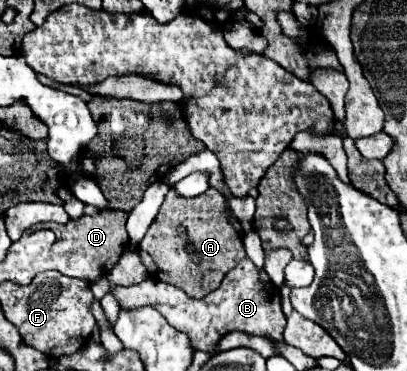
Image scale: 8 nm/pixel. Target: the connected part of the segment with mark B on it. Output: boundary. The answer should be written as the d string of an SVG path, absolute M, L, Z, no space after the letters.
M246 257L236 265L222 281L222 285L202 299L192 299L178 287L164 281L142 281L132 287L112 287L121 309L138 309L140 307L158 307L158 311L179 331L187 334L190 347L194 351L206 351L210 355L220 353L218 341L232 331L244 331L248 335L268 337L272 341L282 341L282 331L286 317L282 313L280 289L274 283L264 283L260 279L258 267Z

